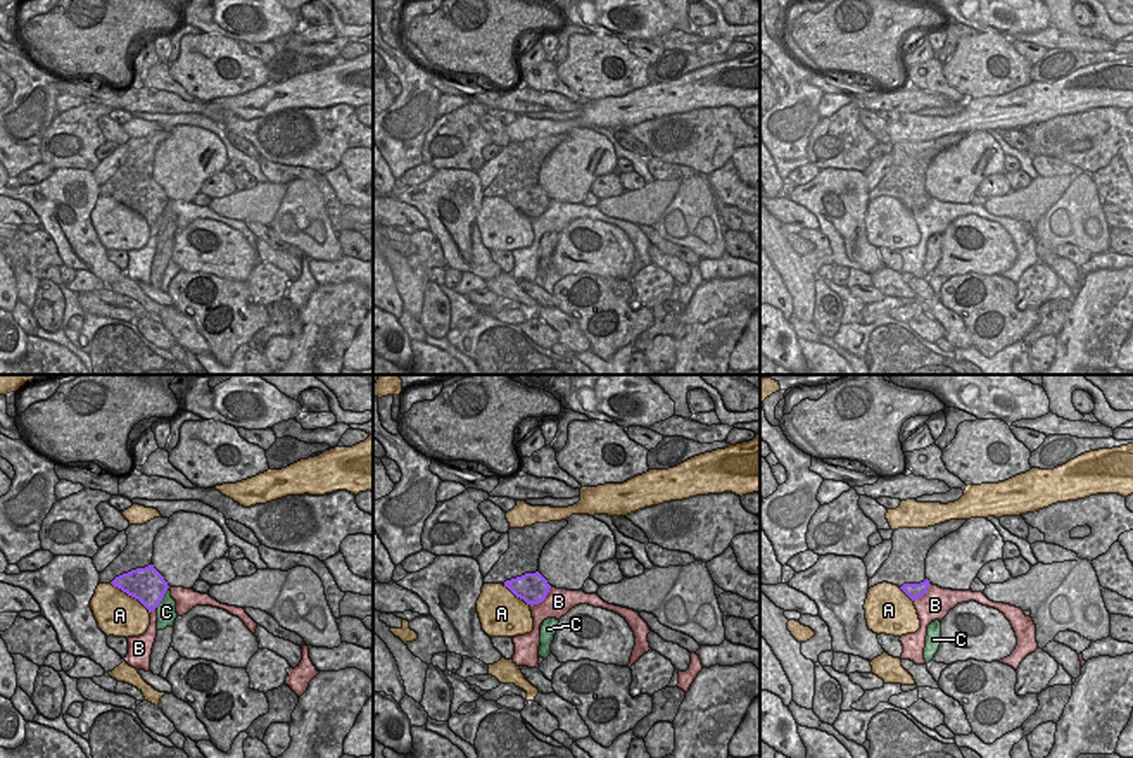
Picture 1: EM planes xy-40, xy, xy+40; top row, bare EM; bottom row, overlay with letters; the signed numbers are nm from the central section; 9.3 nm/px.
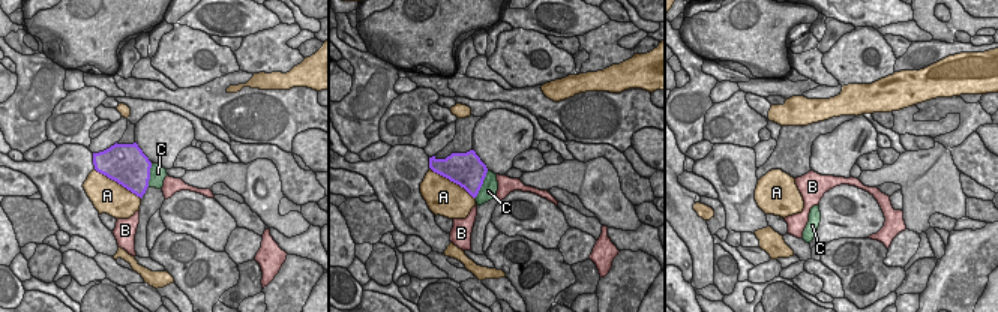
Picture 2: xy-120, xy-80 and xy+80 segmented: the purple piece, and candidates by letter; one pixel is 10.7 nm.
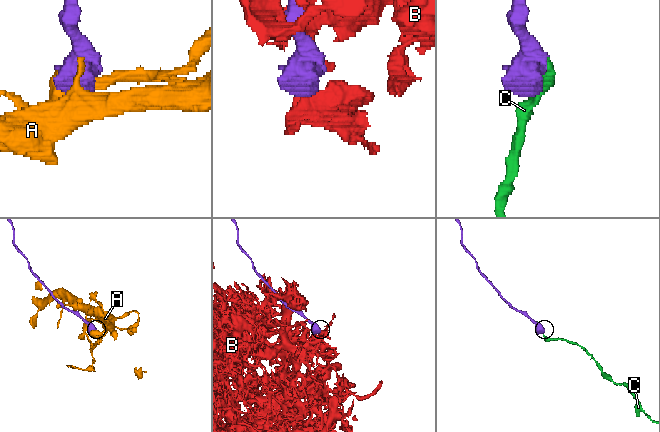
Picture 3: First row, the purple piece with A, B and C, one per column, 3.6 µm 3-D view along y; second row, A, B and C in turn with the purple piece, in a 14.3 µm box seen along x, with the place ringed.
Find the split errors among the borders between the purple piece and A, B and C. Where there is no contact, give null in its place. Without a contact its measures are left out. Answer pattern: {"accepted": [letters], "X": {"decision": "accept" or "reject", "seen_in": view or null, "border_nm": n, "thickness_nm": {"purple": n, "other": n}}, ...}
{"accepted": ["C"], "A": {"decision": "reject", "seen_in": "xy-40", "border_nm": 480, "thickness_nm": {"purple": 320, "other": 400}}, "B": {"decision": "reject", "seen_in": "xy", "border_nm": 280, "thickness_nm": {"purple": 280, "other": 260}}, "C": {"decision": "accept", "seen_in": "xy-40", "border_nm": 200, "thickness_nm": {"purple": 320, "other": 190}}}

